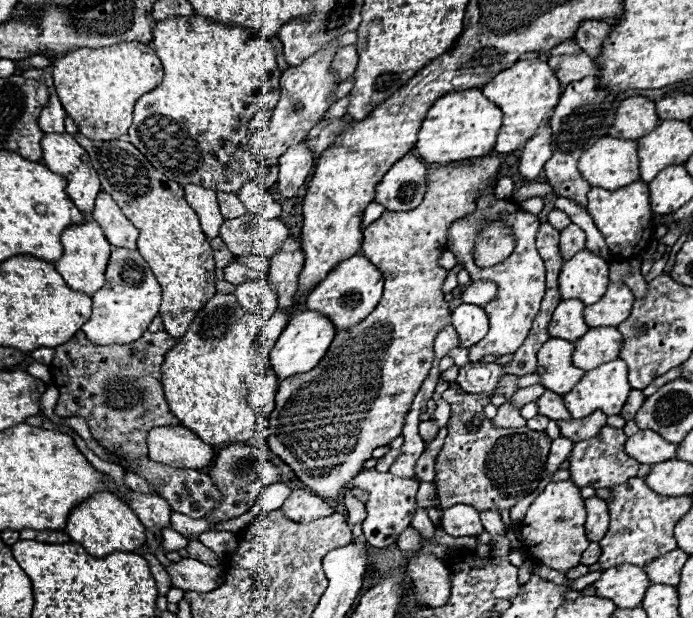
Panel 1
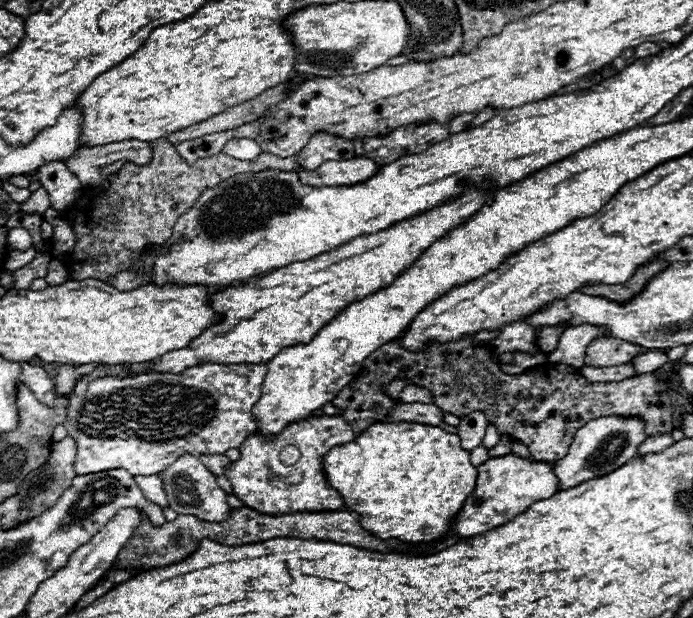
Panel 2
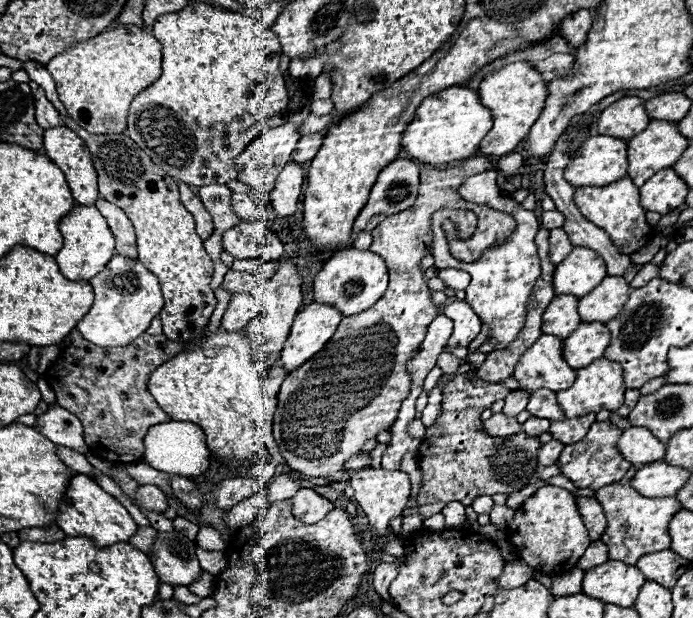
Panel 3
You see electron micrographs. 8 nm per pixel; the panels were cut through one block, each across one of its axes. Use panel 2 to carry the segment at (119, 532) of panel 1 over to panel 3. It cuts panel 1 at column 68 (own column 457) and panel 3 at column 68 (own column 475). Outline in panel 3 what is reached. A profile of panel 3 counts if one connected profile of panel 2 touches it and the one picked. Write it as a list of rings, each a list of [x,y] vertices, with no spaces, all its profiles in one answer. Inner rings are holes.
[[[78,474],[74,482],[70,482],[70,488],[64,492],[60,500],[60,512],[56,524],[68,536],[86,536],[94,540],[98,548],[118,544],[118,542],[128,542],[138,530],[128,510],[112,494],[104,492],[92,478],[84,474]]]

